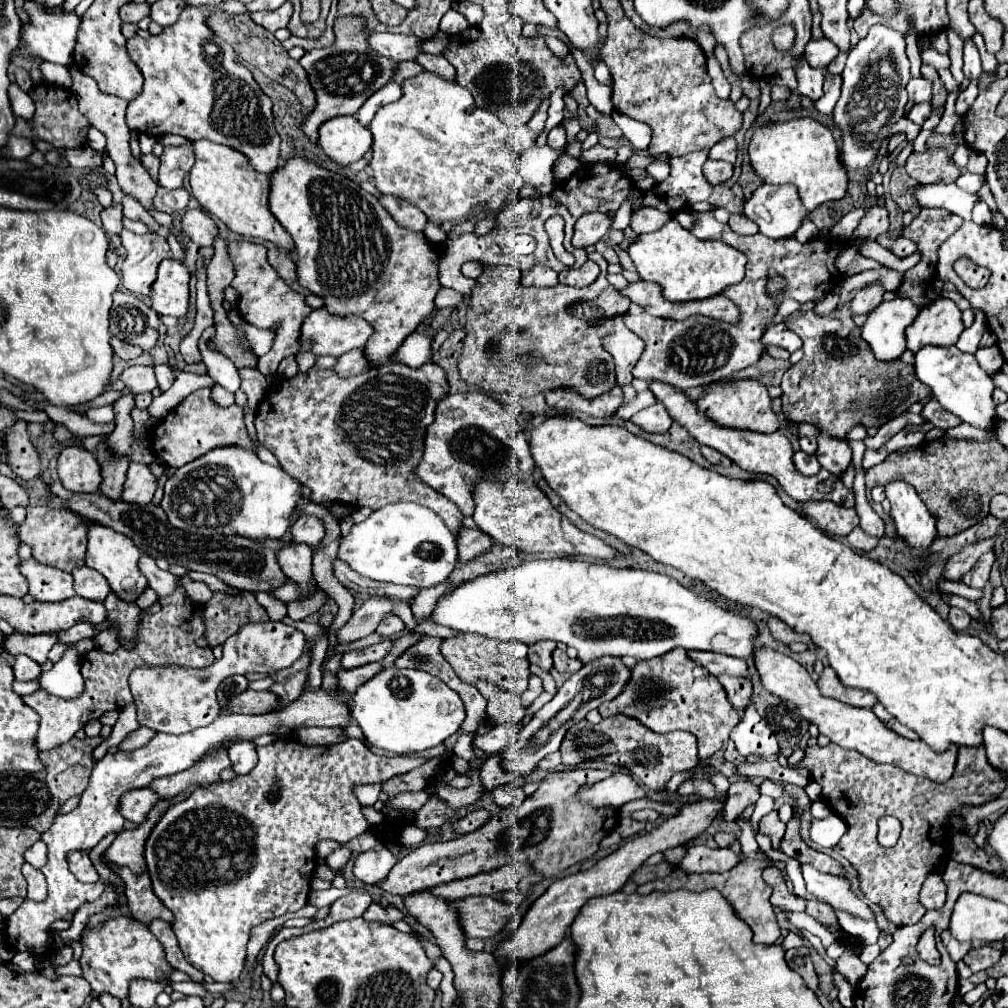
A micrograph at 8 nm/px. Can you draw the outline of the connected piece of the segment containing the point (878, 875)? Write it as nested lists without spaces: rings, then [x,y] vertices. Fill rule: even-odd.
[[[832,742],[824,748],[806,748],[806,758],[798,768],[812,772],[812,778],[822,786],[826,802],[848,824],[848,832],[834,846],[834,852],[856,868],[864,896],[882,906],[886,918],[890,908],[894,918],[888,920],[896,926],[914,924],[926,912],[918,902],[918,892],[926,874],[932,872],[934,866],[942,868],[940,864],[948,858],[948,846],[942,842],[944,820],[956,814],[962,804],[984,804],[1006,788],[1002,776],[986,760],[982,746],[962,746],[958,750],[954,776],[944,784],[904,774],[890,764],[876,764],[856,750],[844,750]],[[880,816],[896,816],[902,824],[900,840],[892,848],[884,848],[876,840],[876,822]]]

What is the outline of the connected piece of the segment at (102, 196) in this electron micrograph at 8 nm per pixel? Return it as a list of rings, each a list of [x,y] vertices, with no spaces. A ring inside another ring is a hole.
[[[96,185],[90,188],[90,191],[94,195],[97,195],[97,200],[104,208],[108,208],[111,206],[112,194],[108,188]]]

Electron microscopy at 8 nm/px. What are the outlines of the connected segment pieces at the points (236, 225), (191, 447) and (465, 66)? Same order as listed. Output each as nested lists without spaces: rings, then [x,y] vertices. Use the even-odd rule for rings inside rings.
[[[194,140],[192,142],[194,146],[194,154],[196,154],[196,162],[190,170],[190,186],[192,186],[192,194],[194,198],[200,202],[200,206],[212,214],[216,214],[232,232],[238,232],[246,238],[262,238],[262,240],[270,240],[270,242],[276,242],[280,244],[282,248],[286,250],[292,250],[292,238],[290,234],[284,230],[284,226],[276,220],[276,216],[270,212],[270,206],[268,206],[268,196],[270,196],[270,176],[266,174],[258,174],[252,166],[250,166],[250,160],[234,150],[232,146],[224,146],[224,144],[216,144],[212,140]]]
[[[200,388],[192,392],[166,418],[162,418],[160,424],[156,424],[156,456],[166,466],[180,468],[196,460],[198,456],[206,454],[214,446],[222,446],[222,444],[240,444],[240,446],[254,448],[244,426],[244,412],[236,404],[228,408],[218,406],[210,394],[212,394],[210,388]]]
[[[468,26],[466,30],[450,36],[444,58],[456,68],[458,84],[474,96],[476,104],[494,112],[502,120],[510,146],[520,146],[520,153],[534,144],[526,138],[526,124],[542,100],[550,98],[556,88],[562,88],[566,94],[572,92],[582,78],[574,56],[566,54],[560,58],[552,54],[542,36],[516,38],[516,42],[512,42],[504,34],[482,30],[480,26]]]

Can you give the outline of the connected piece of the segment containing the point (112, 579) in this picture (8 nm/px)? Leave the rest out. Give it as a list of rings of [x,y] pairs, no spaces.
[[[88,520],[88,550],[86,550],[86,566],[88,568],[94,568],[98,570],[110,584],[112,592],[116,592],[122,600],[126,602],[136,602],[138,594],[146,588],[146,578],[140,574],[138,570],[138,558],[140,558],[140,550],[136,548],[136,544],[118,534],[116,530],[108,528],[108,526],[102,526],[94,520]]]

